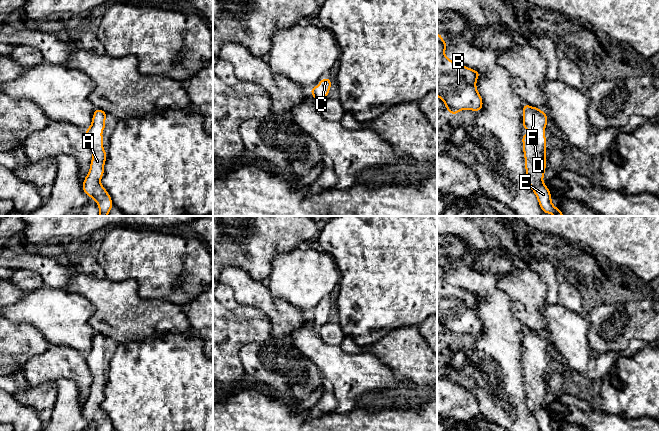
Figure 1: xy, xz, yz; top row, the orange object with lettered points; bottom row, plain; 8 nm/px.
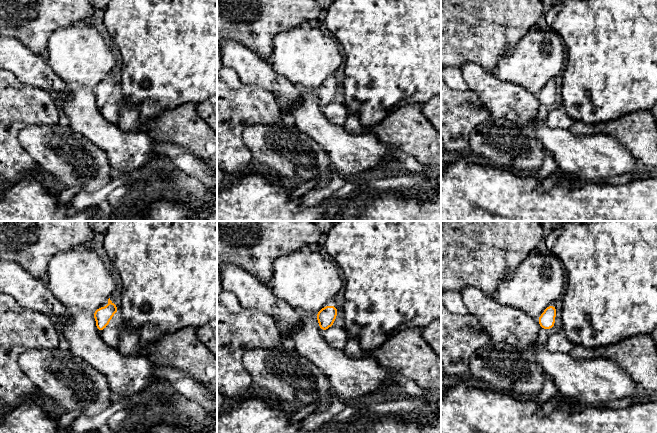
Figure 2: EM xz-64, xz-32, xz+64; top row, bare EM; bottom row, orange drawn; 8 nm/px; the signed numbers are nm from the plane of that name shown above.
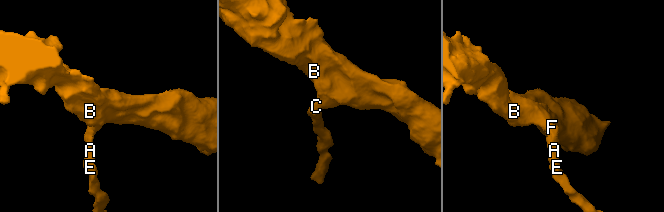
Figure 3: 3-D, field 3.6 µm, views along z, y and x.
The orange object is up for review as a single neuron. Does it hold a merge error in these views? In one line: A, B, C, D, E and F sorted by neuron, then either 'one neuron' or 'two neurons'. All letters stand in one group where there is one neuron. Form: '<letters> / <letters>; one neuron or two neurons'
A B C D E F; one neuron

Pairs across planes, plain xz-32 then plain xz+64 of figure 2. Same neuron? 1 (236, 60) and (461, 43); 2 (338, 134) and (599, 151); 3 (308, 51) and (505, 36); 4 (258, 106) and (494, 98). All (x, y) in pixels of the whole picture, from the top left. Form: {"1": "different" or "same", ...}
{"1": "different", "2": "same", "3": "different", "4": "different"}

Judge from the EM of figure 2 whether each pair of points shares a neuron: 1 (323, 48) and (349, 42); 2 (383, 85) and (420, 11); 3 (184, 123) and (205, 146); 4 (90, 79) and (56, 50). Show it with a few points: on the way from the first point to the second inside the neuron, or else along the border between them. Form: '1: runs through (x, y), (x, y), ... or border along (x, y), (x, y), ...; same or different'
1: border along (334, 37), (342, 51); different
2: runs through (387, 67), (404, 44), (410, 29); same
3: runs through (188, 129), (199, 140); same
4: runs through (82, 71), (64, 53); same

